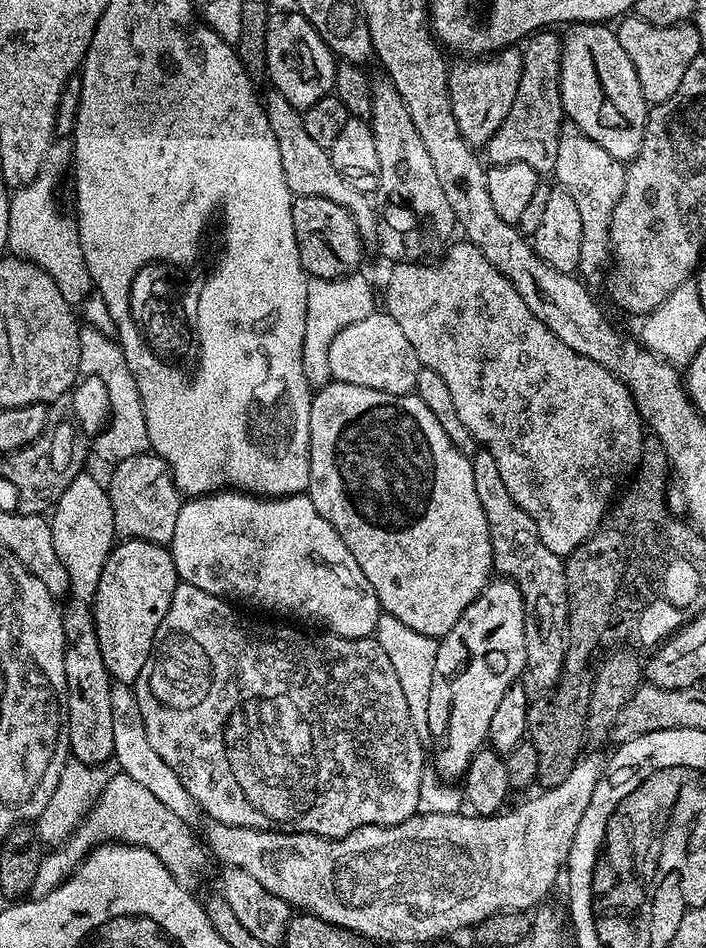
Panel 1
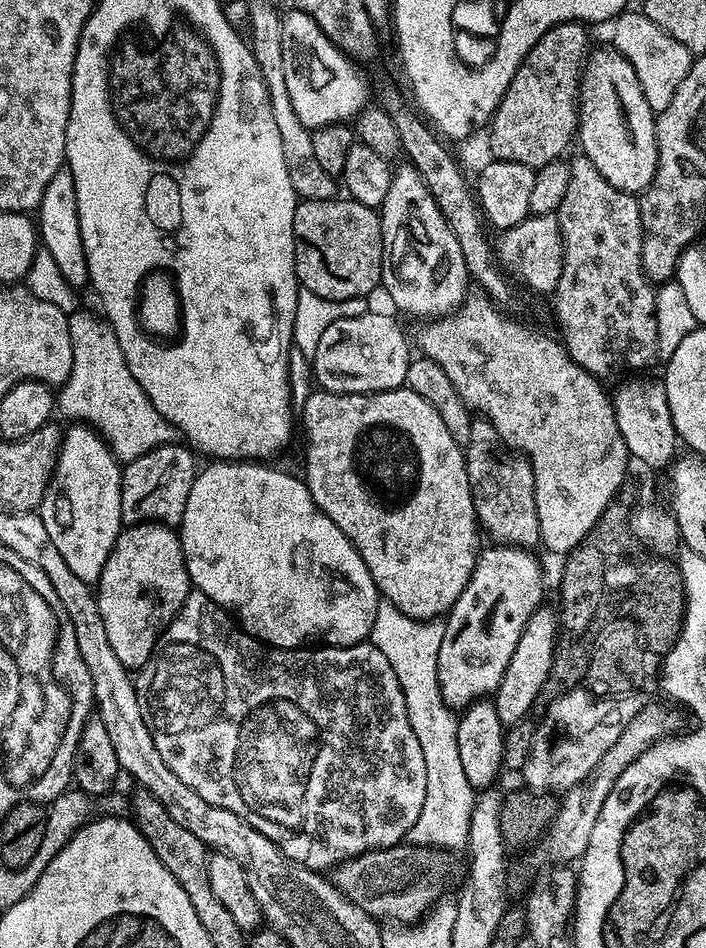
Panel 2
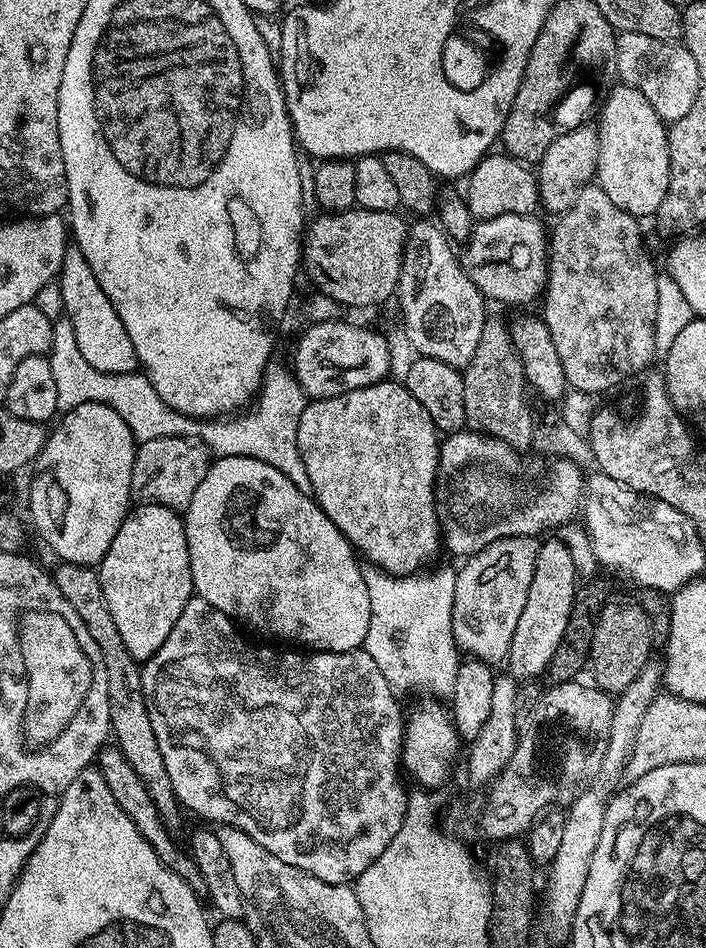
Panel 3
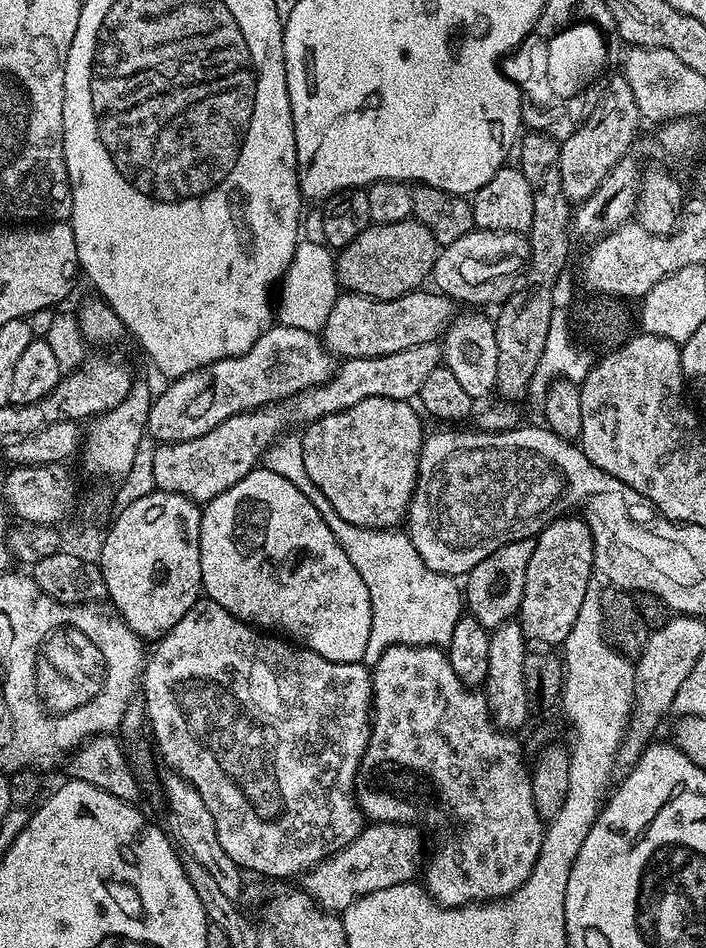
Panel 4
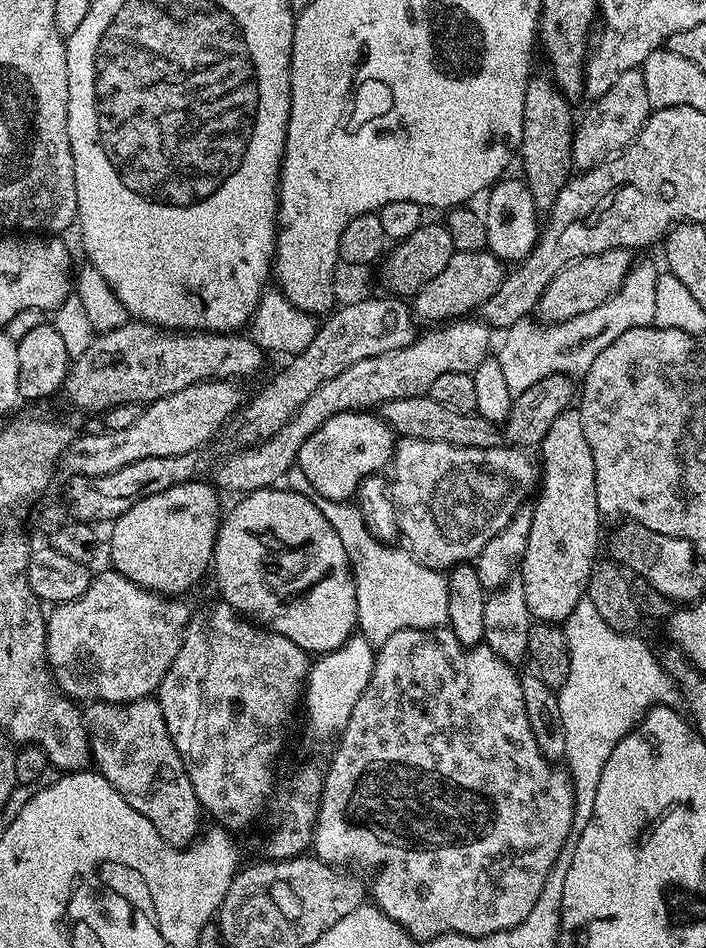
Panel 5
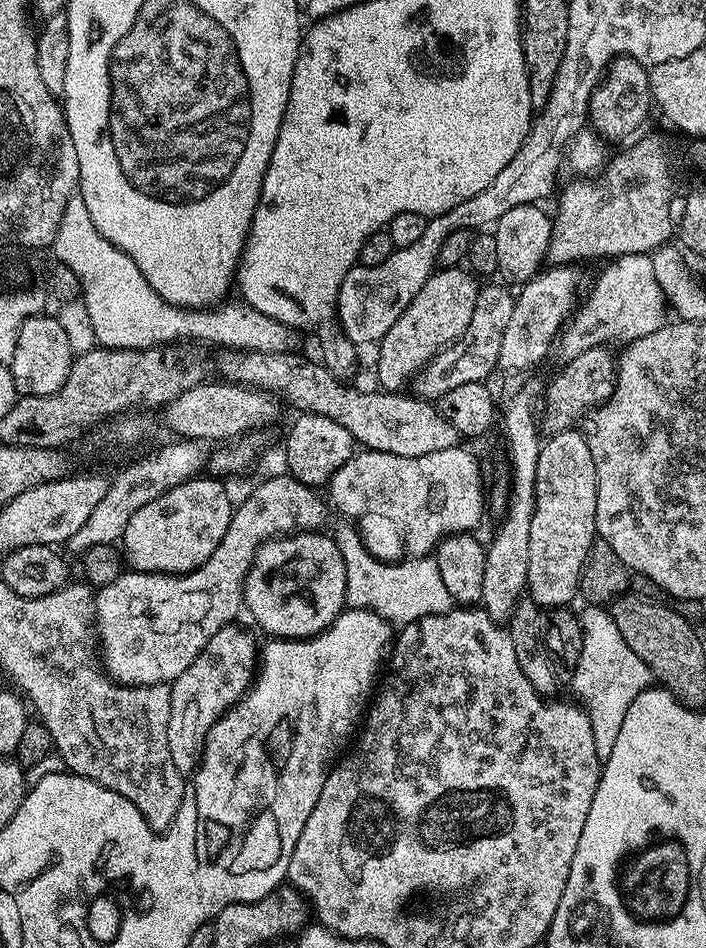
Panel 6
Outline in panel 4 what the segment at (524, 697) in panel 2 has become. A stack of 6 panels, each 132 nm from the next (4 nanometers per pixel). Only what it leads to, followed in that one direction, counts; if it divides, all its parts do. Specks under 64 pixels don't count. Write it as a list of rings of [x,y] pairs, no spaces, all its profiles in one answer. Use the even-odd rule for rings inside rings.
[[[565,514],[551,520],[549,524],[544,525],[535,541],[536,549],[534,554],[530,554],[530,566],[526,566],[526,586],[522,590],[518,623],[524,631],[525,641],[537,640],[540,643],[537,645],[540,646],[560,646],[570,634],[570,626],[574,626],[574,618],[578,618],[578,610],[582,606],[582,598],[586,598],[588,584],[594,579],[594,542],[588,523],[576,514]]]

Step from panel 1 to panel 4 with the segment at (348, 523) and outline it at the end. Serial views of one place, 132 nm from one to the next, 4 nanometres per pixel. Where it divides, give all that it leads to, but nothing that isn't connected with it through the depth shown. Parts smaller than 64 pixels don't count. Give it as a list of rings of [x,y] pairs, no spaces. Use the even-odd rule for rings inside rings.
[[[366,398],[356,406],[324,416],[303,429],[302,459],[314,486],[326,494],[330,506],[338,510],[346,522],[363,528],[396,528],[405,523],[408,507],[416,489],[420,451],[424,445],[426,429],[420,425],[421,413],[406,400],[394,398]]]

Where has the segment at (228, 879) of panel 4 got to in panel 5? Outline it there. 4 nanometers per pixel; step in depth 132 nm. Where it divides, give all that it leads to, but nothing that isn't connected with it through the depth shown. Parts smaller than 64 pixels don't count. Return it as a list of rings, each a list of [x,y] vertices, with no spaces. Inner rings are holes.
[[[159,699],[131,700],[128,704],[92,702],[83,709],[82,715],[88,727],[88,745],[95,771],[104,776],[142,818],[151,822],[165,842],[187,849],[201,835],[202,809],[168,733]]]

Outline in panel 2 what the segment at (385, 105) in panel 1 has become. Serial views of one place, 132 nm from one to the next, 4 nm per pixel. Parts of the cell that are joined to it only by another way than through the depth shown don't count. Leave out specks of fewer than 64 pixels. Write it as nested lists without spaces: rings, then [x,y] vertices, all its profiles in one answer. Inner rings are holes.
[[[404,162],[399,169],[393,171],[390,190],[386,190],[386,198],[379,206],[380,225],[382,226],[382,281],[383,291],[388,291],[397,313],[405,312],[408,316],[421,316],[421,321],[438,320],[448,316],[464,303],[470,292],[470,277],[466,270],[466,258],[462,258],[462,246],[458,246],[458,238],[454,230],[442,218],[442,210],[438,210],[438,202],[426,190],[426,182],[412,163]]]

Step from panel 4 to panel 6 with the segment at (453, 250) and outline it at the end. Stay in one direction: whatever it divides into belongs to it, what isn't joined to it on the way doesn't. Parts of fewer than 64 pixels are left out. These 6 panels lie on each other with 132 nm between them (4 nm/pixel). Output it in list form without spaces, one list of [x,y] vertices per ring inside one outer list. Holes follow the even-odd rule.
[[[457,266],[433,271],[422,290],[414,294],[410,306],[402,310],[402,318],[398,318],[398,322],[386,330],[375,349],[376,380],[383,391],[399,393],[407,380],[409,383],[424,365],[430,363],[453,340],[457,340],[466,326],[470,326],[481,285],[471,271],[464,270]]]

